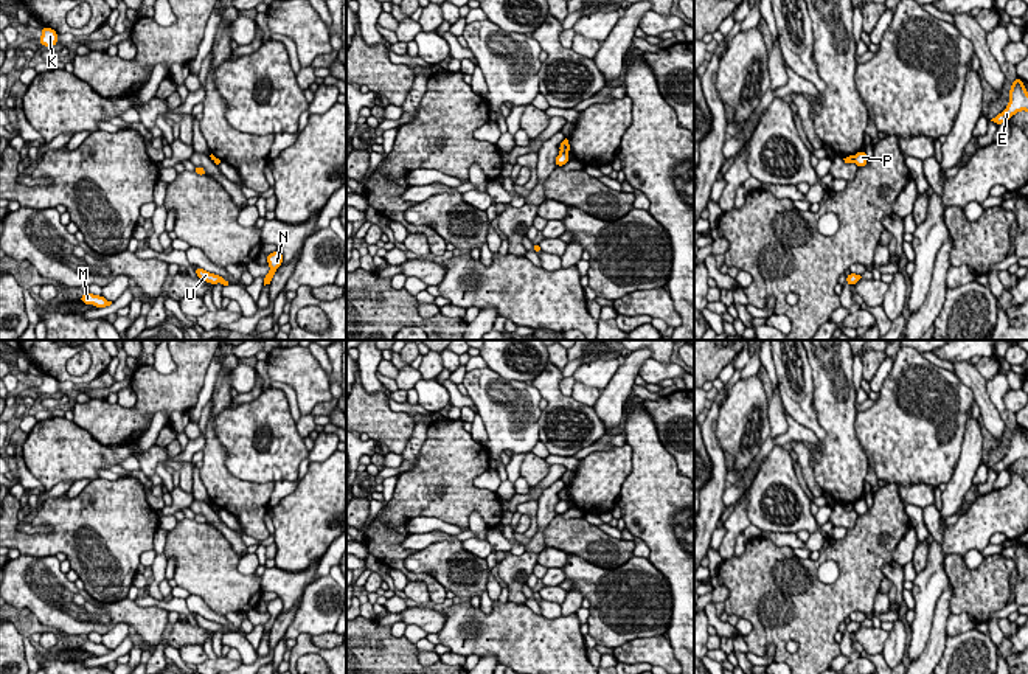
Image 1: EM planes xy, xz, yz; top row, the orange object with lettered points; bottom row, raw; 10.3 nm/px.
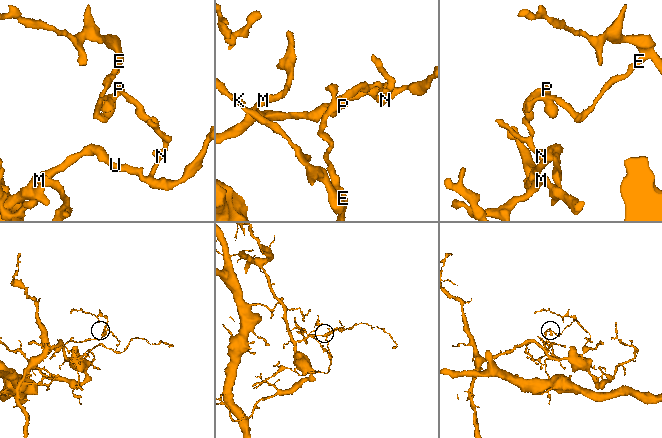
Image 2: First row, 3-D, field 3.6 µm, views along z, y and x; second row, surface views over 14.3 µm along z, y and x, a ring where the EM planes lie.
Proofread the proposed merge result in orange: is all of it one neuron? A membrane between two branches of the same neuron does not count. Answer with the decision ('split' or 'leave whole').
split

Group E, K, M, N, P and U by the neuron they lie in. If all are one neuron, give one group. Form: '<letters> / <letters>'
E K P / M N U

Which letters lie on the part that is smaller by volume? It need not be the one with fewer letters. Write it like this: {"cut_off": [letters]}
{"cut_off": ["E", "K", "P"]}

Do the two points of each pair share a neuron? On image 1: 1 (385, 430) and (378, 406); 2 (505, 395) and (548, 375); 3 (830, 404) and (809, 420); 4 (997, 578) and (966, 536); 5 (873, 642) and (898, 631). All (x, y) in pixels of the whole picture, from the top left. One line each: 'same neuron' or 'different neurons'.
1: same neuron
2: different neurons
3: different neurons
4: different neurons
5: different neurons

